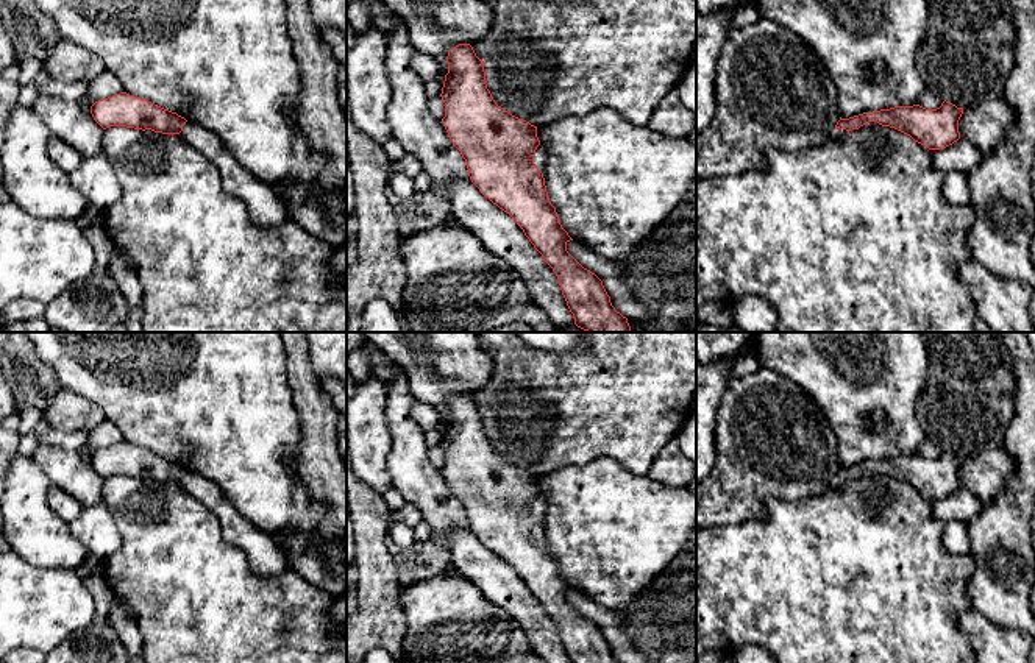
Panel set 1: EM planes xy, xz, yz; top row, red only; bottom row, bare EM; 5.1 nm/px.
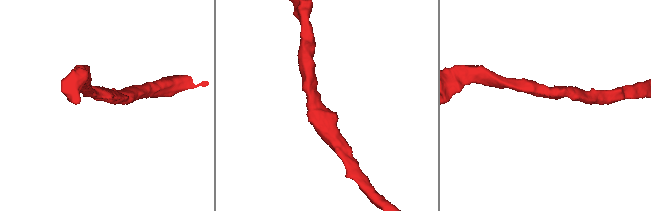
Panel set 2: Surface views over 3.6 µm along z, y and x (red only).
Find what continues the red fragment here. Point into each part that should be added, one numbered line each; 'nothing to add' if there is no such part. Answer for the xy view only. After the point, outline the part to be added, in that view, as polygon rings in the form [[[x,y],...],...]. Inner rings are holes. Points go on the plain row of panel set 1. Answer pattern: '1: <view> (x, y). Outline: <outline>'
1: xy (264, 556). Outline: [[[187,470],[176,485],[217,515],[223,540],[245,551],[251,569],[261,579],[272,579],[289,569],[281,548],[265,532],[253,527],[214,482]]]

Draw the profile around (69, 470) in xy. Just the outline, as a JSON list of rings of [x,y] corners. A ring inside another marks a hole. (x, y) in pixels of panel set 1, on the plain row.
[[[37,446],[31,459],[52,485],[75,498],[83,507],[101,502],[105,479],[80,451]]]

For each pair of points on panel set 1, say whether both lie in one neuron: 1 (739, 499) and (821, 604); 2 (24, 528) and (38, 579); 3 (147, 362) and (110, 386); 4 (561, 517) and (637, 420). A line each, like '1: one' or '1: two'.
1: two
2: two
3: one
4: two

